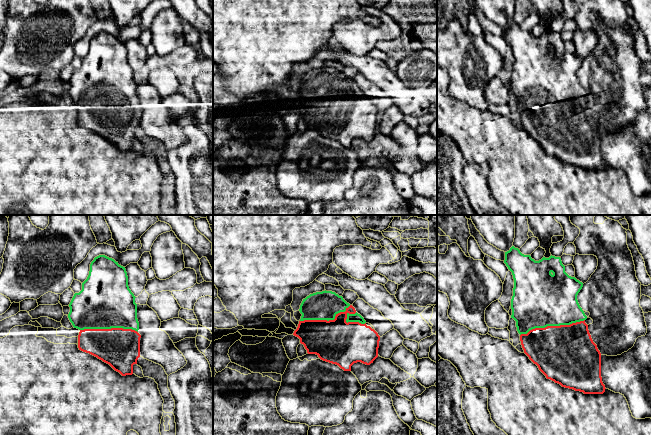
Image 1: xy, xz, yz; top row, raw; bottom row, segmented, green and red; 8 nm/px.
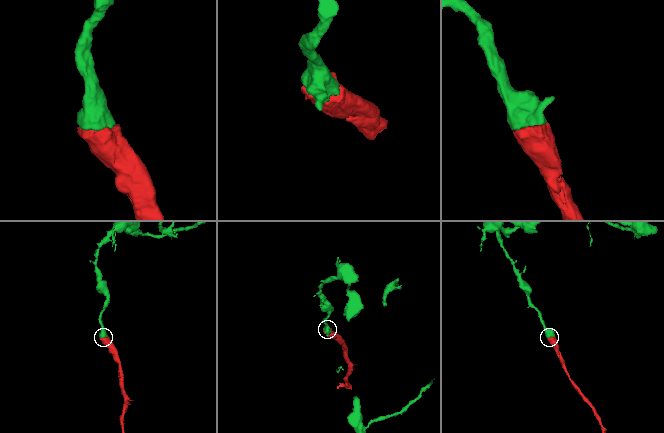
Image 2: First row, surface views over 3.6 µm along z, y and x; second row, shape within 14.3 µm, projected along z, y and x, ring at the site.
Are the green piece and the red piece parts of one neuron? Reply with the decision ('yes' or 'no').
yes

